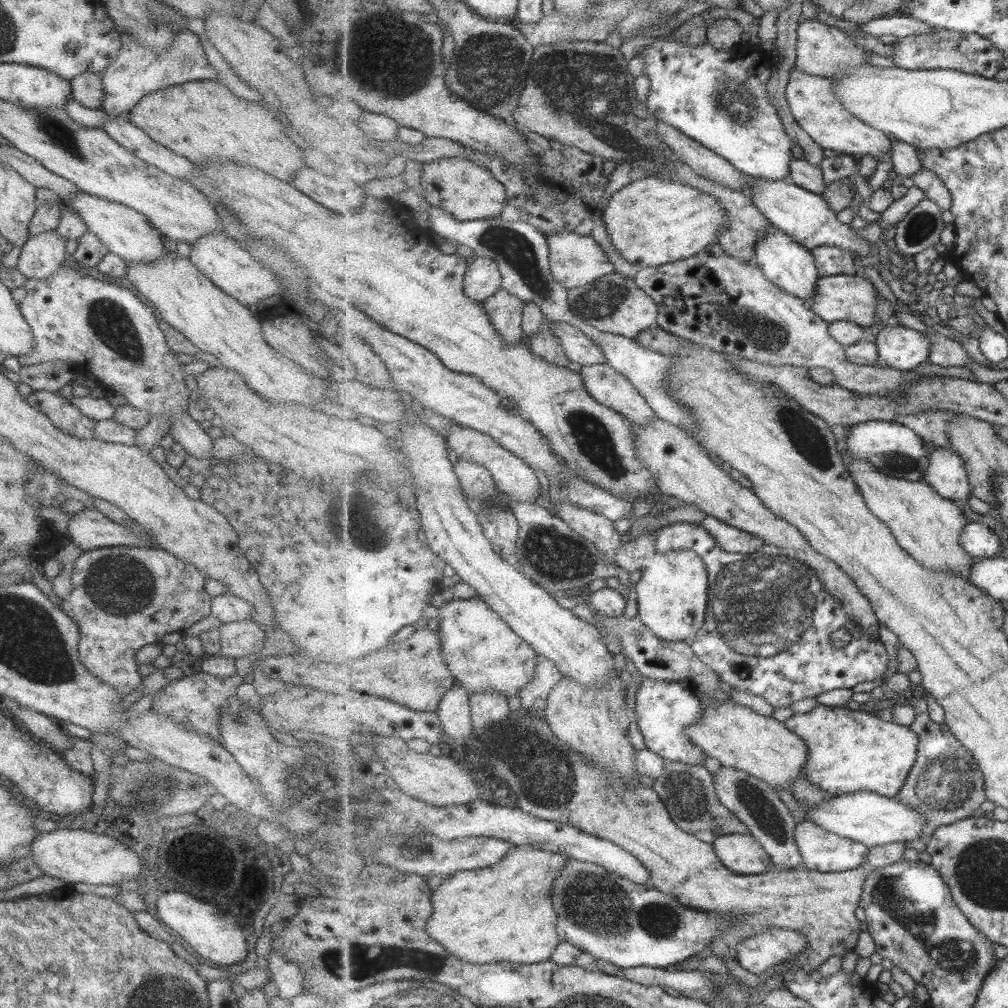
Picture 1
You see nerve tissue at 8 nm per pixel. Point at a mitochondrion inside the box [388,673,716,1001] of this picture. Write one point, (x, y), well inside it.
(595, 903)

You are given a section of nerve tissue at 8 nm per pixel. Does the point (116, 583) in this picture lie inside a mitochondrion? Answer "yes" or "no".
yes

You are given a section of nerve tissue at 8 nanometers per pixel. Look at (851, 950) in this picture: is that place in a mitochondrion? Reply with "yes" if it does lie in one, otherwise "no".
no

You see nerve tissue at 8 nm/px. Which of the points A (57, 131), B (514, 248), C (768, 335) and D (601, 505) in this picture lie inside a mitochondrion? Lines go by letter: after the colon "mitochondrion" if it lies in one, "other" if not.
A: mitochondrion
B: mitochondrion
C: mitochondrion
D: other

